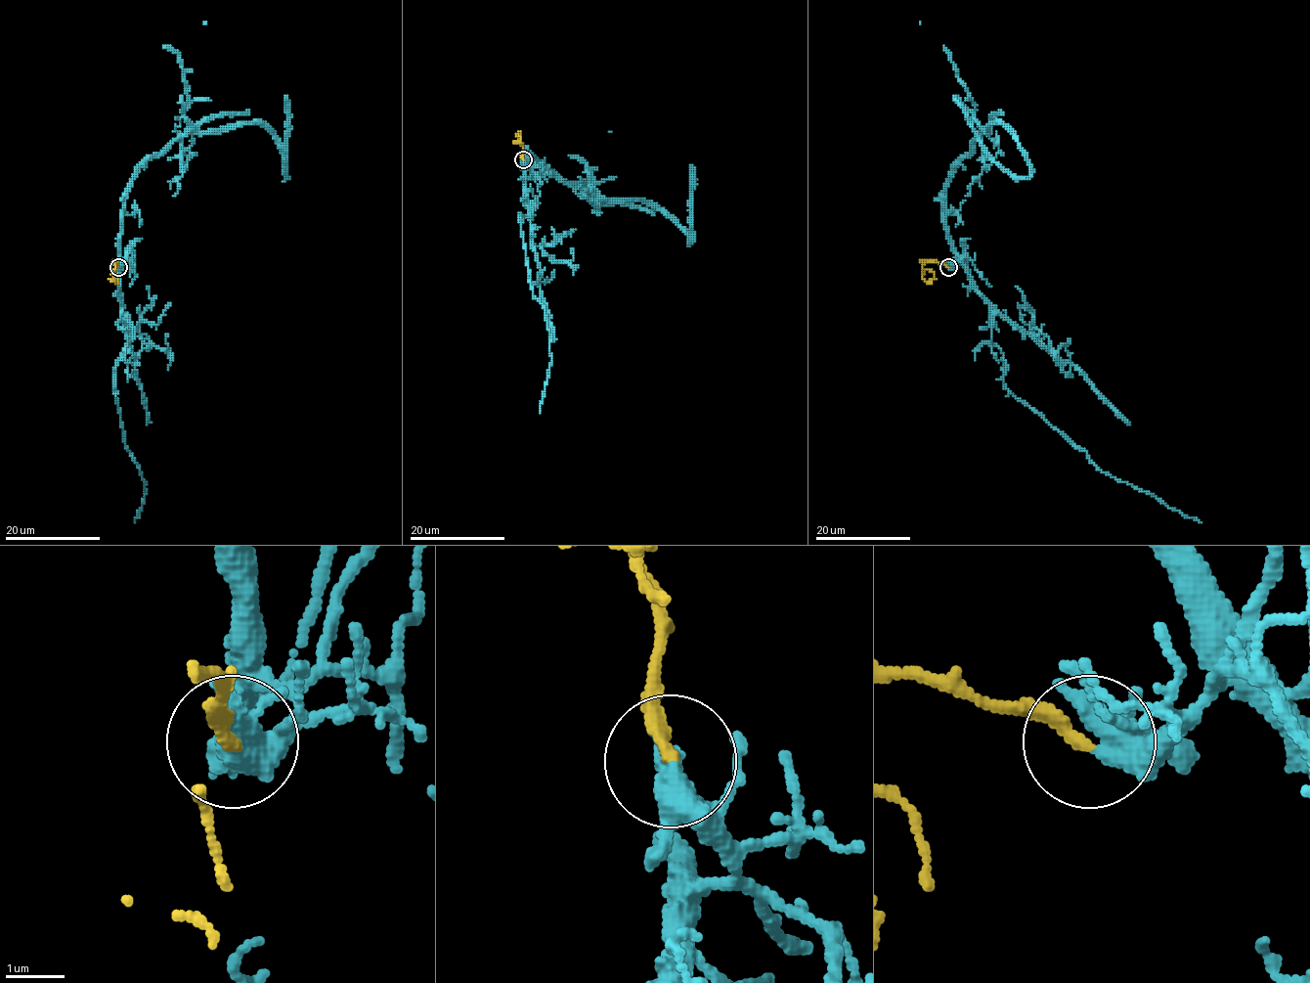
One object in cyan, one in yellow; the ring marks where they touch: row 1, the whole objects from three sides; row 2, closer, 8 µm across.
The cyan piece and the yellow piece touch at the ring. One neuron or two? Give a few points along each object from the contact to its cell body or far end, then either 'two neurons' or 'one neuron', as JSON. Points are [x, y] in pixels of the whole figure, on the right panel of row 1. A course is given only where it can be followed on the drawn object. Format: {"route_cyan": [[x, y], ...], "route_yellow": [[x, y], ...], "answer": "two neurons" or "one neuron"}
{"route_cyan": [[947, 268], [957, 252], [946, 181], [990, 124], [1016, 140], [1030, 174], [992, 157], [954, 96]], "route_yellow": [[947, 266], [923, 260], [923, 276], [929, 283], [931, 280]], "answer": "one neuron"}

